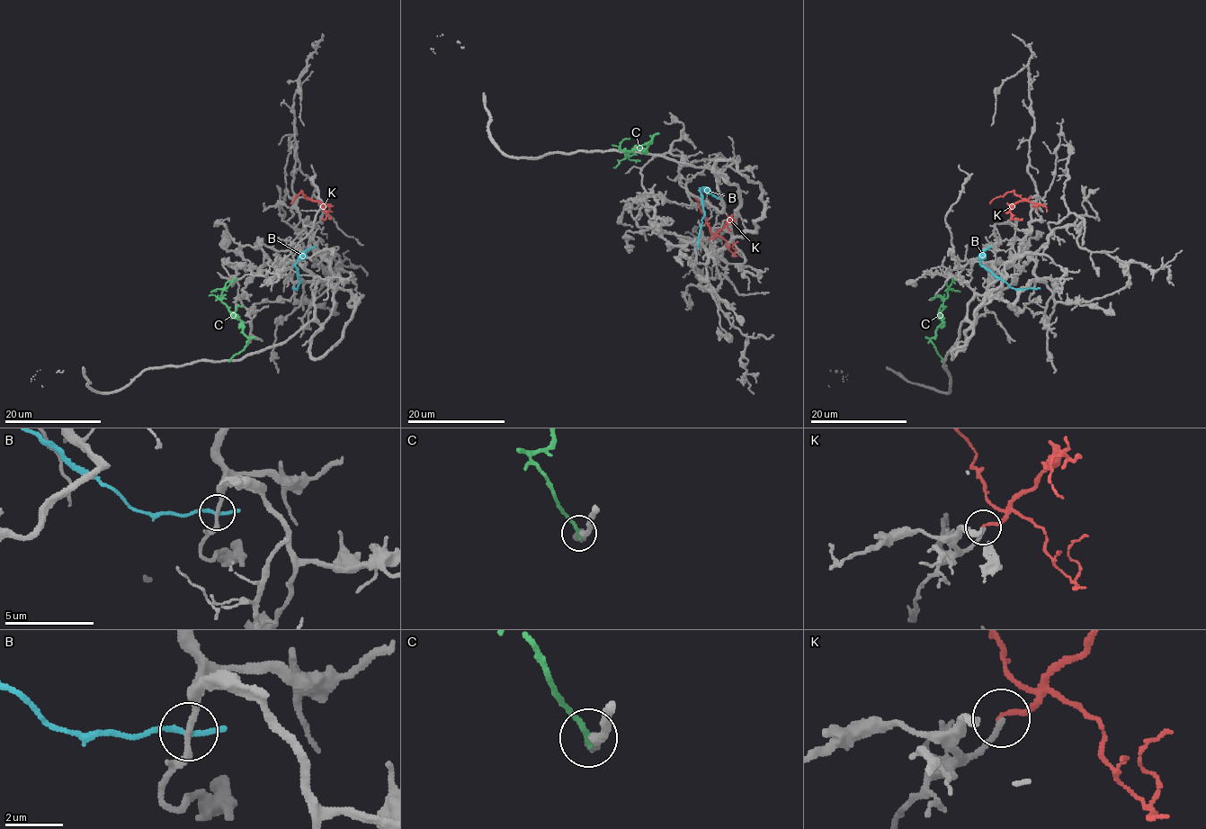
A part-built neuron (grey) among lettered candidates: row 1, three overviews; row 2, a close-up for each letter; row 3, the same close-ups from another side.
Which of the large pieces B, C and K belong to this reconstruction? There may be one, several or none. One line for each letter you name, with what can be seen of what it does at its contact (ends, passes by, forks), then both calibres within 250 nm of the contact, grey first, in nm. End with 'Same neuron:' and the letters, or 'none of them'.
K: it ends | 190/160 nm
Same neuron: K

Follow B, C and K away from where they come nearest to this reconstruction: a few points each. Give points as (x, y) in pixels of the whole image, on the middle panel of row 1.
B: (698, 243), (704, 214), (701, 188), (719, 199)
C: (633, 150), (647, 144), (651, 138), (644, 148), (625, 151), (630, 160), (640, 161)
K: (709, 239), (715, 236), (695, 198)

